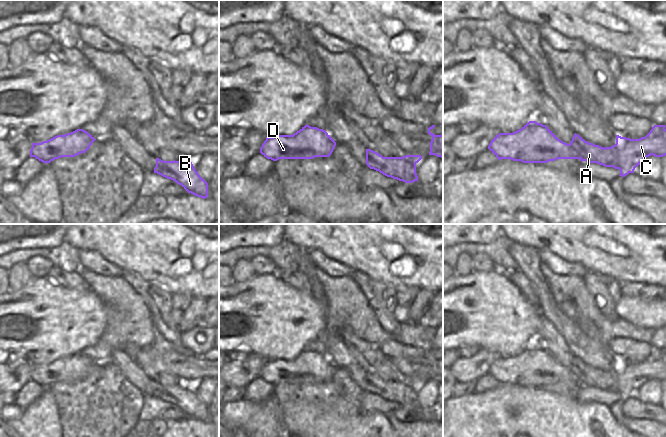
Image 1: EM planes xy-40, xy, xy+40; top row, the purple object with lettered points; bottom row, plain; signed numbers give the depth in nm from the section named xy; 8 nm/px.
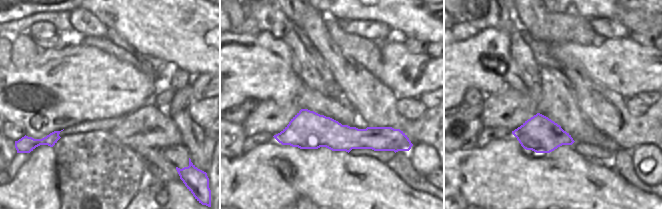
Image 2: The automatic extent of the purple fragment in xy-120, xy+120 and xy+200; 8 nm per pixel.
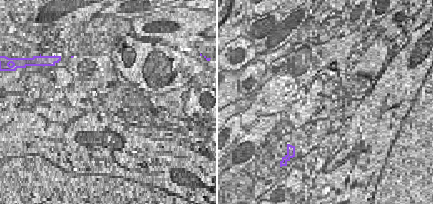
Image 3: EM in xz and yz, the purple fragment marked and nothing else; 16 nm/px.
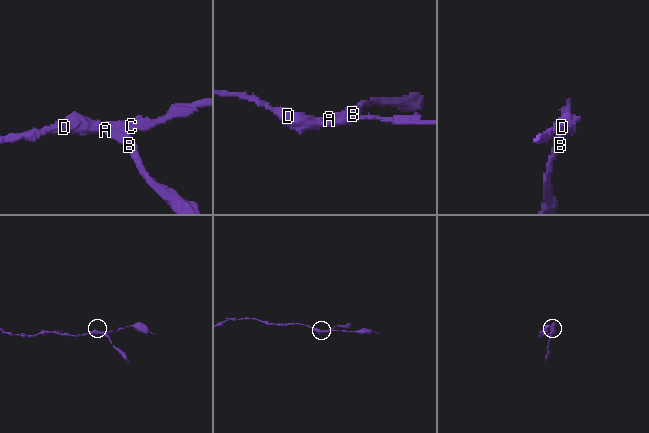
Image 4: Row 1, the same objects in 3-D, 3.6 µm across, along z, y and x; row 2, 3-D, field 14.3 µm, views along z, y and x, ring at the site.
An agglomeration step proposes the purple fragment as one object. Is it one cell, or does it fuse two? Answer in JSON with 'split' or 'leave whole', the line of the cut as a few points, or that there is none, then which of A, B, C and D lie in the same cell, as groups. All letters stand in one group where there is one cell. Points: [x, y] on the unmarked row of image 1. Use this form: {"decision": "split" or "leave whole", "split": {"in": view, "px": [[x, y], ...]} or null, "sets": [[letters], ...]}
{"decision": "split", "split": {"in": "xy+40", "px": [[605, 371], [615, 378], [621, 391], [635, 391]]}, "sets": [["A", "B"], ["C", "D"]]}

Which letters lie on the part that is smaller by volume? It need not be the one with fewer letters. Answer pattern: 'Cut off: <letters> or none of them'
Cut off: A, B

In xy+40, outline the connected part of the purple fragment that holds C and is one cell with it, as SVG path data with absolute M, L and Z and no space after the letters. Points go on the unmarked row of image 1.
M654 349L650 356L639 363L630 363L616 359L616 368L611 371L605 371L611 373L618 384L618 388L621 392L630 394L633 391L640 389L647 381L653 379L655 381L663 381L666 379L666 353L665 349Z

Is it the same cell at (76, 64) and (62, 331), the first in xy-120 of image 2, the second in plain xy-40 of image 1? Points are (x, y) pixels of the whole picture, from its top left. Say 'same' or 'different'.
same

